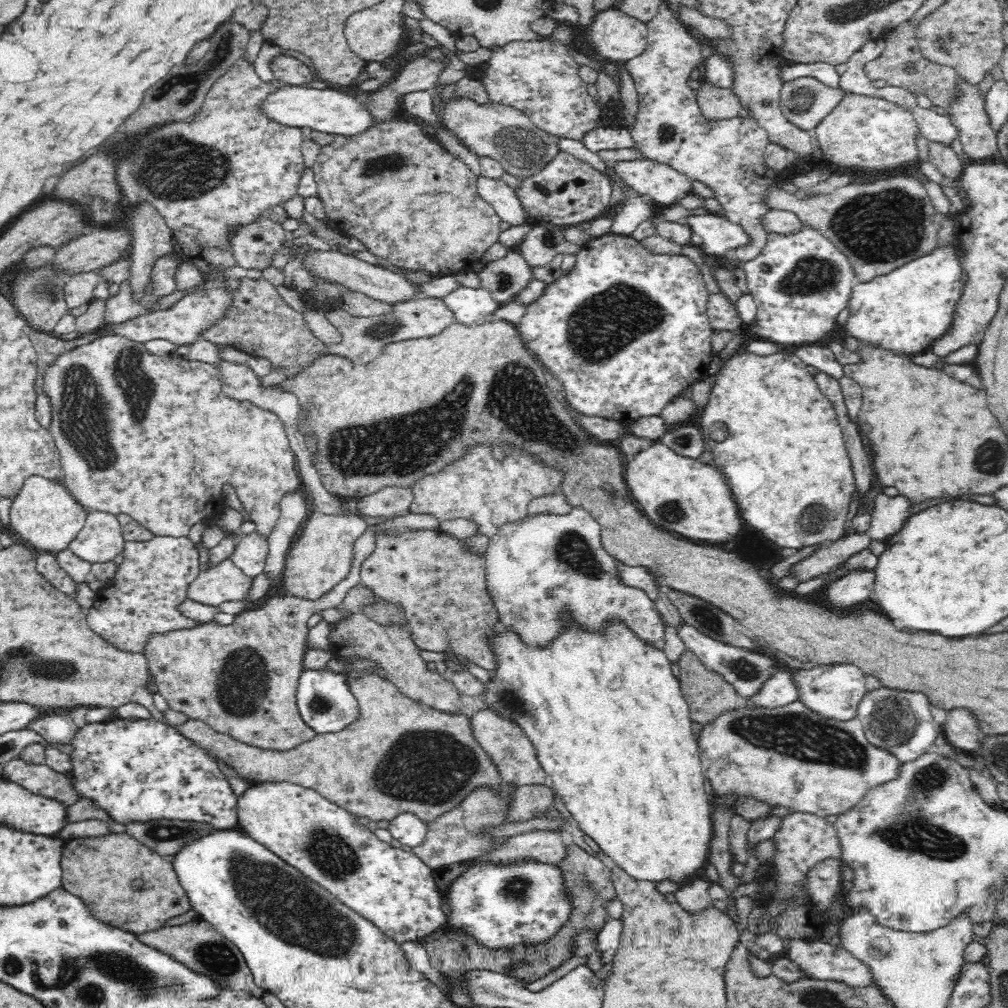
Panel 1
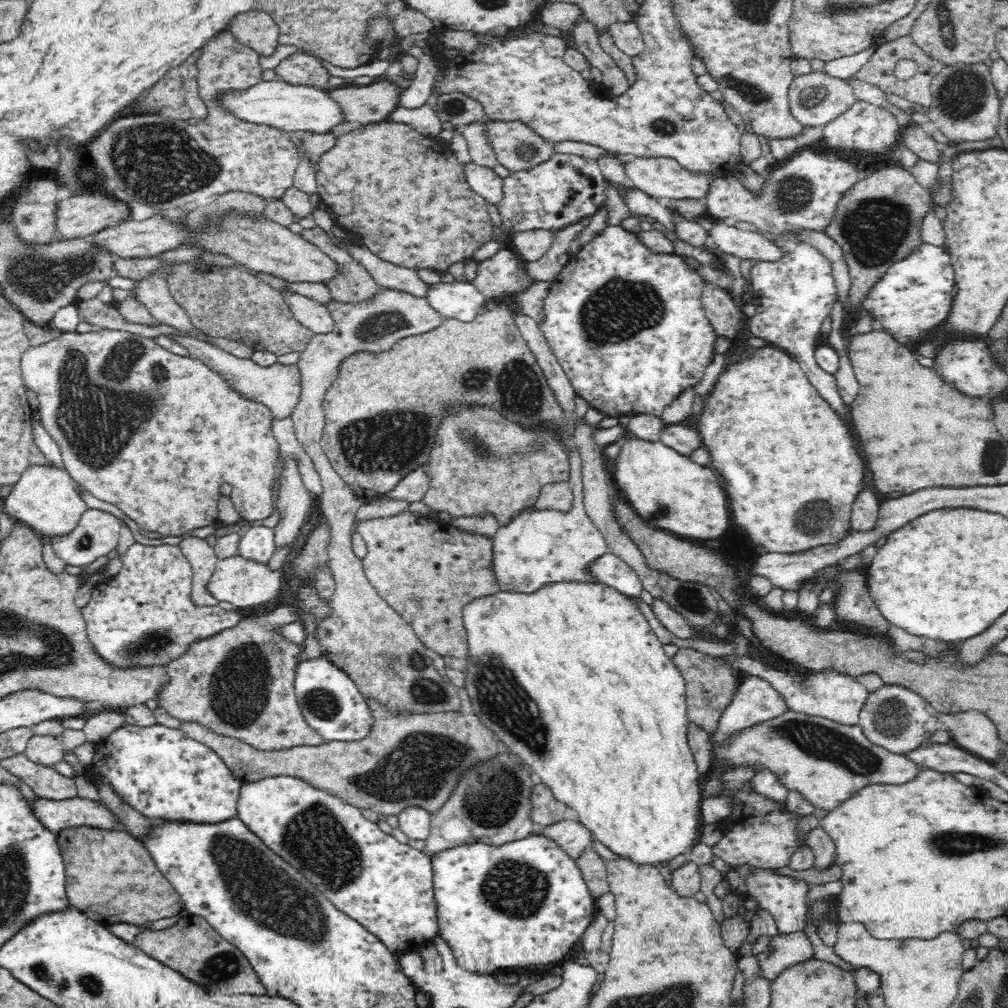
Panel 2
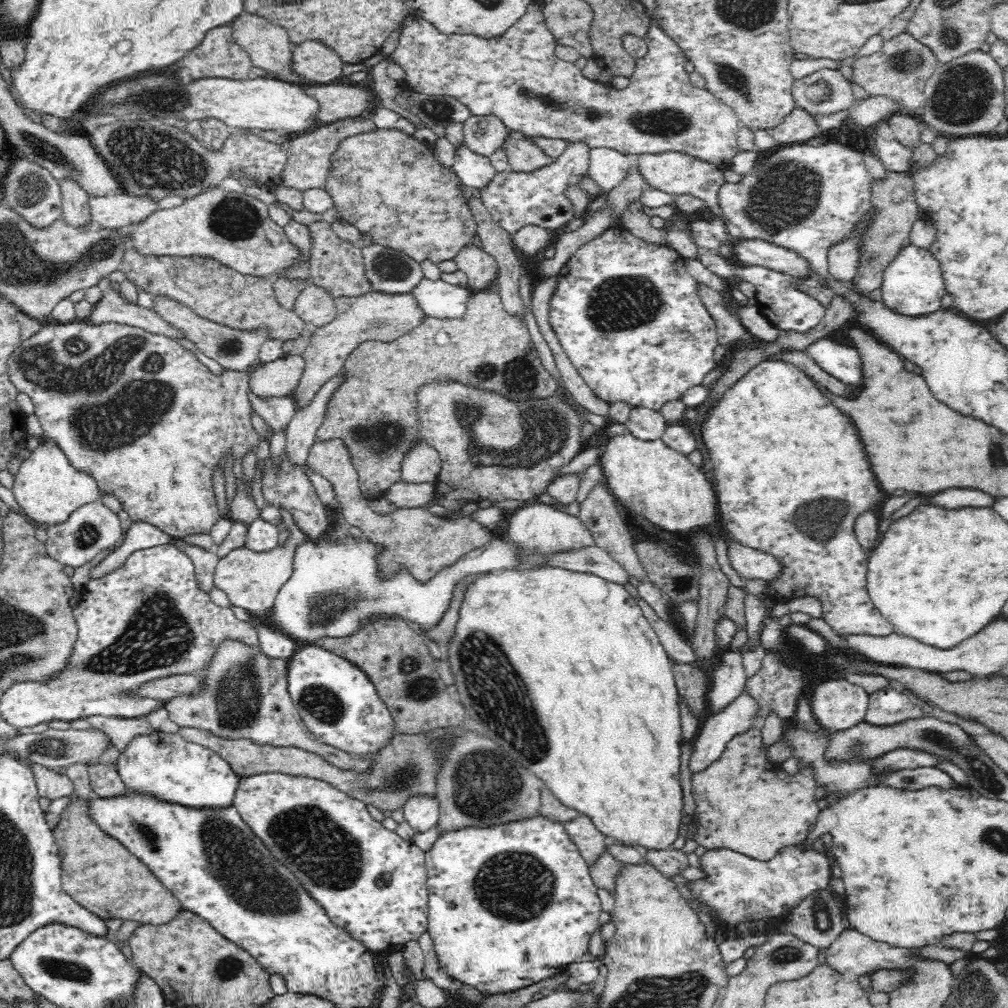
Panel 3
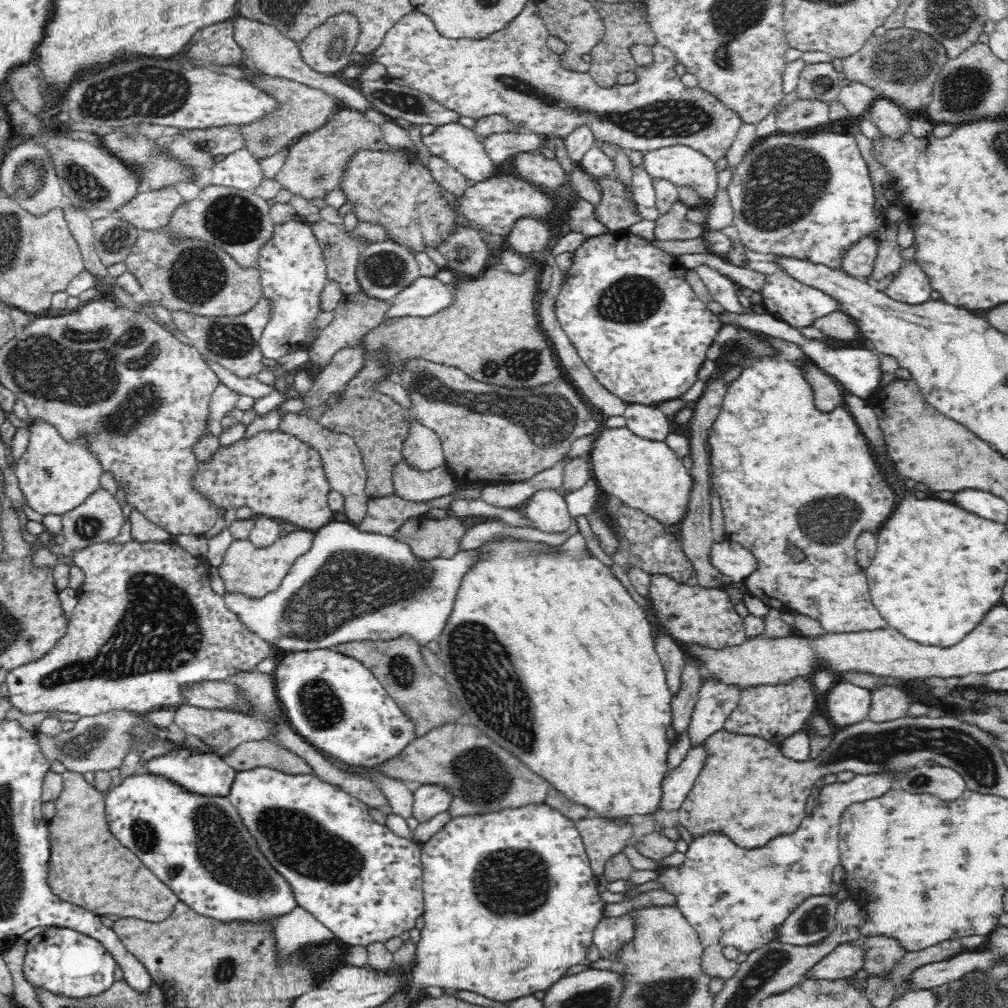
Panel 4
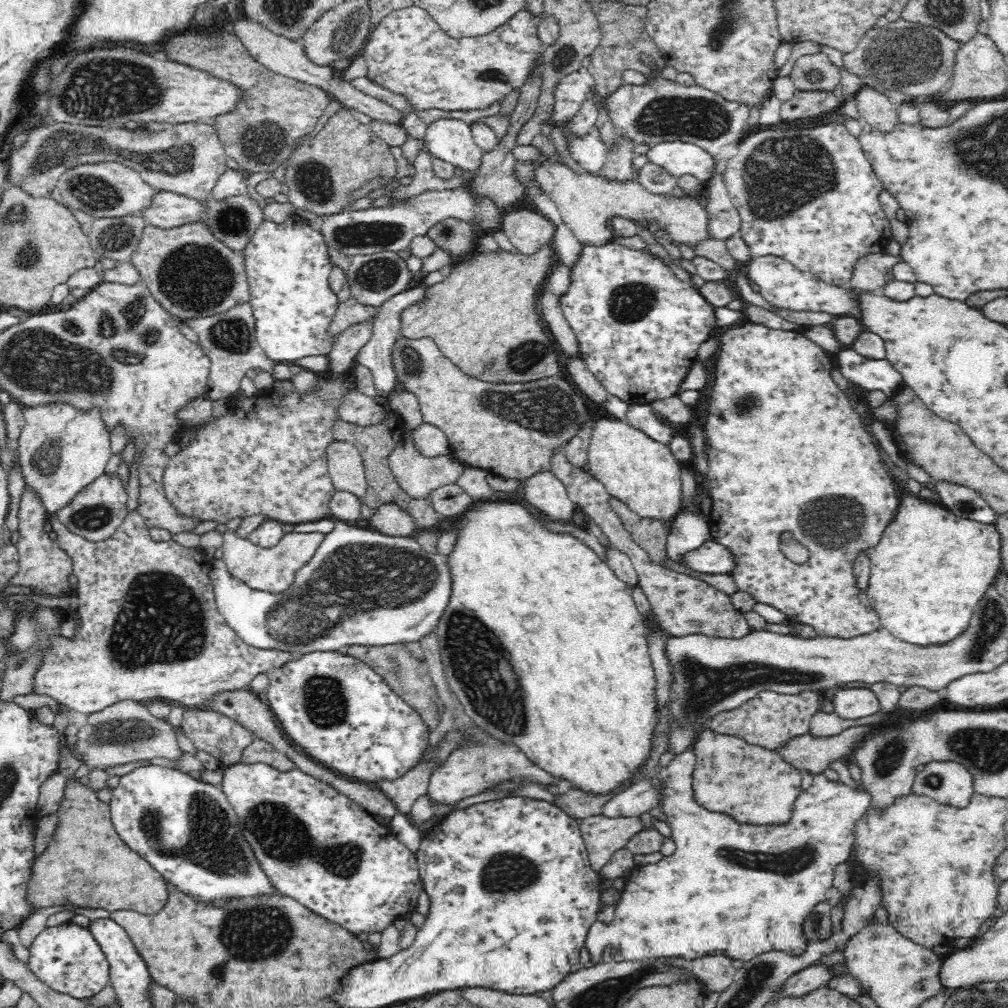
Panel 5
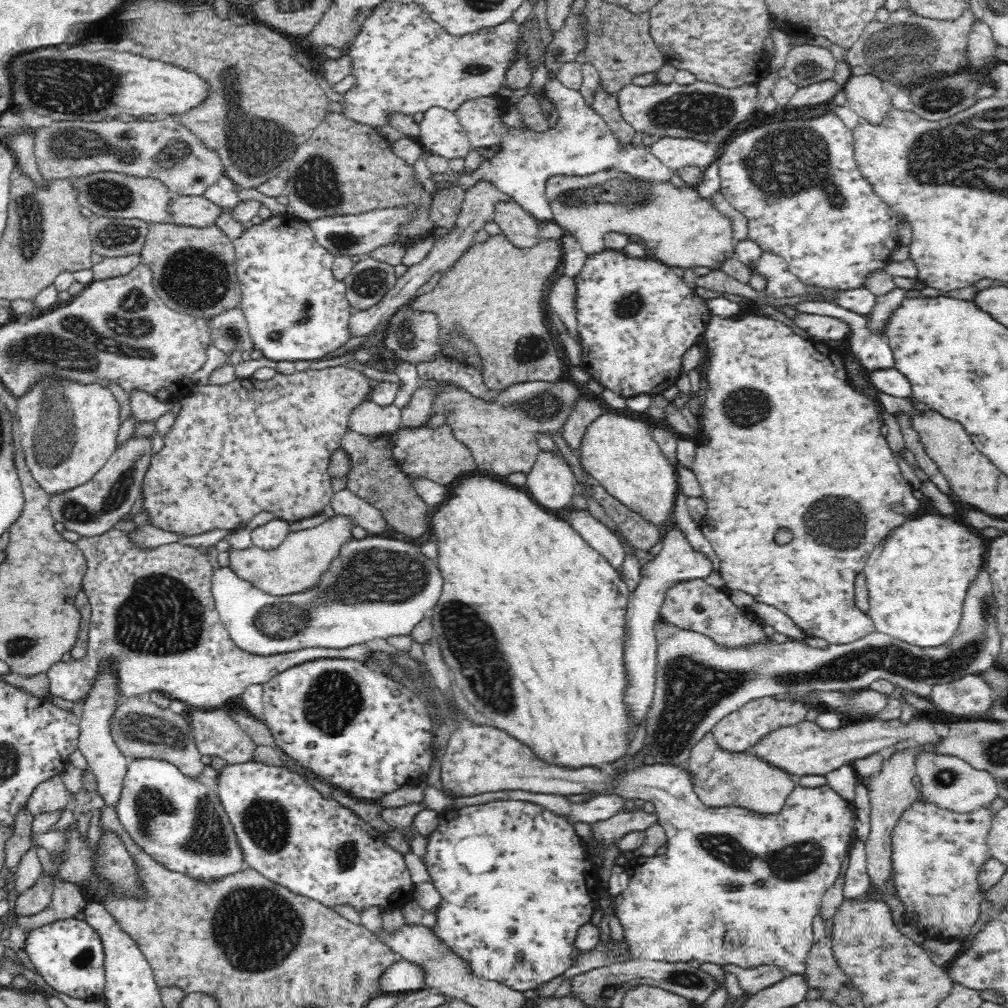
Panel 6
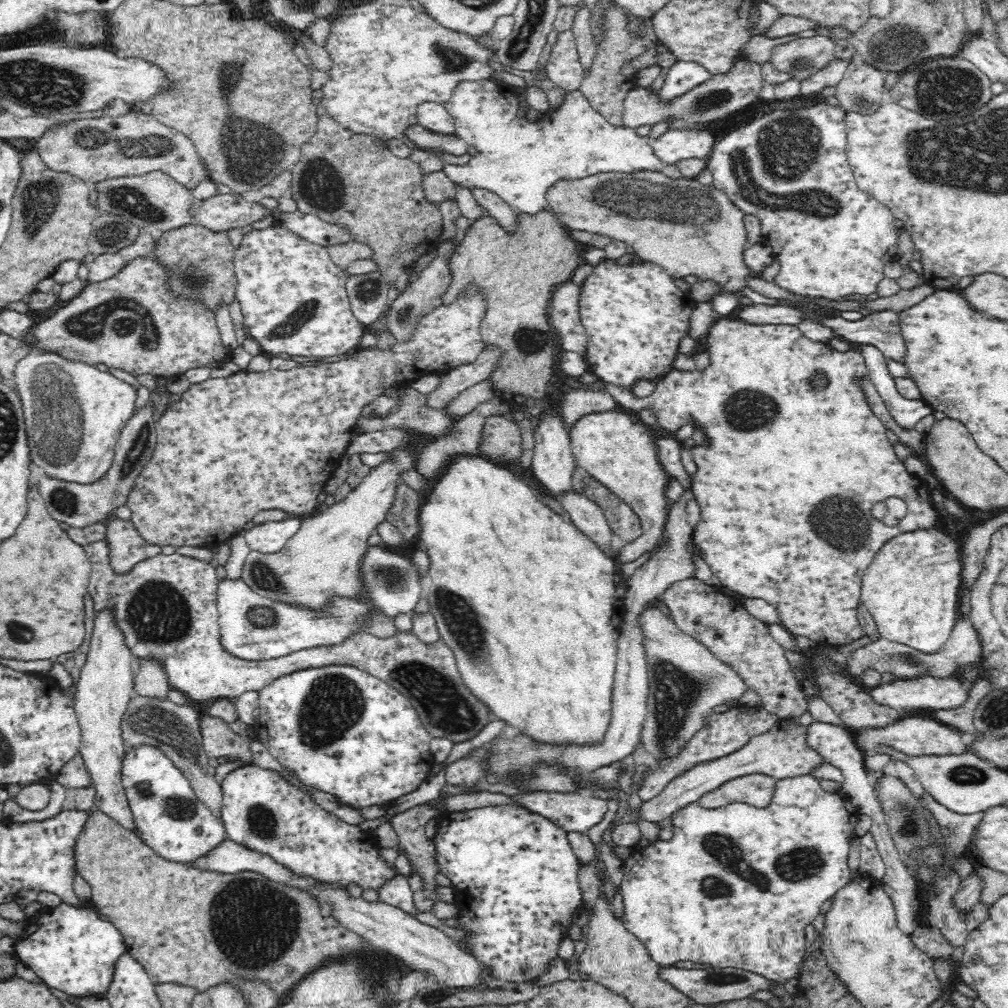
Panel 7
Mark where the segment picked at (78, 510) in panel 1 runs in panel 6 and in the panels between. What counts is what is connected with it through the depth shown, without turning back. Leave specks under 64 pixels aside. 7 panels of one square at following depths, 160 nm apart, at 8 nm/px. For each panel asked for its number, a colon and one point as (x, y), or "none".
2: (47, 498)
3: (47, 487)
4: (55, 474)
5: (62, 448)
6: (69, 428)

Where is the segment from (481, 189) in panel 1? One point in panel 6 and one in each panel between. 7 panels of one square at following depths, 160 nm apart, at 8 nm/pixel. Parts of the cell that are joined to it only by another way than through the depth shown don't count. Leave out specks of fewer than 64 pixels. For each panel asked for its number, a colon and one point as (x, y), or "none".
2: (483, 180)
3: (472, 169)
4: (459, 146)
5: (448, 139)
6: (441, 133)

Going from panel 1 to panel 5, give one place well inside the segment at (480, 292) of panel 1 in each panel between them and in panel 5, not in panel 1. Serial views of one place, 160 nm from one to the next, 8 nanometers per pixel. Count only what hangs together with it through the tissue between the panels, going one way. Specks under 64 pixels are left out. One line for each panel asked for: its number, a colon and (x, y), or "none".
2: (461, 300)
3: (435, 298)
4: (425, 296)
5: (376, 354)

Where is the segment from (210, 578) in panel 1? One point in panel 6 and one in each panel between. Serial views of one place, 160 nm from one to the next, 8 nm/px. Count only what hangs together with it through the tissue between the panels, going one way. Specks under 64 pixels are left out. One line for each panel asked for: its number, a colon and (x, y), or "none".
2: (243, 582)
3: (251, 579)
4: (256, 571)
5: (272, 569)
6: (297, 565)

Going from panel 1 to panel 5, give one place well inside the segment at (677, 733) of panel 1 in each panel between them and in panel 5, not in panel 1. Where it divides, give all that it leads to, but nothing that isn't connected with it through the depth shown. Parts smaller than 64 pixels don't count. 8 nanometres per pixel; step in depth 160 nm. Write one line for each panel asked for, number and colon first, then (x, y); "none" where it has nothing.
2: (570, 678)
3: (599, 722)
4: (547, 653)
5: (542, 644)

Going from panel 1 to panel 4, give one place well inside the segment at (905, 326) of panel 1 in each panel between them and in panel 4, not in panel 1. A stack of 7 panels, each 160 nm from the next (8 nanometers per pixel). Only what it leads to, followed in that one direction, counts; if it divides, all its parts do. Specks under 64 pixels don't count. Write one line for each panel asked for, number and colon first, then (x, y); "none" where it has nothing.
2: (914, 295)
3: (912, 285)
4: (910, 285)

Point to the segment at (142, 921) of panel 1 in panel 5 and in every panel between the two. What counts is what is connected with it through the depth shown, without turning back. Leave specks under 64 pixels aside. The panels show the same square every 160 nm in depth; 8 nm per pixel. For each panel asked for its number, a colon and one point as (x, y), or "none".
2: (108, 877)
3: (98, 872)
4: (88, 866)
5: (86, 862)

